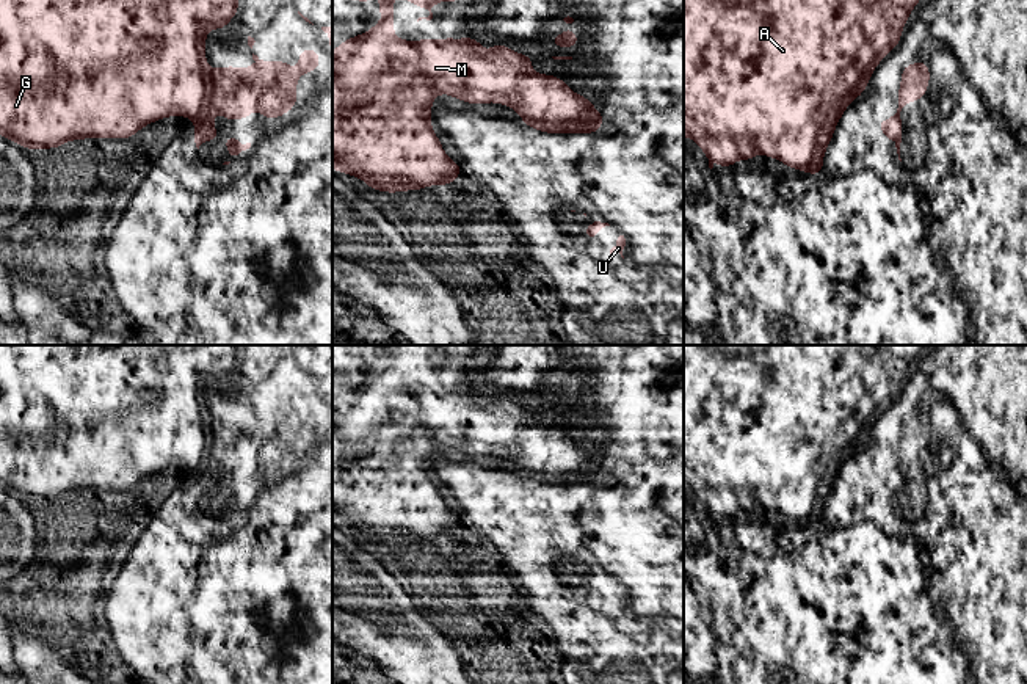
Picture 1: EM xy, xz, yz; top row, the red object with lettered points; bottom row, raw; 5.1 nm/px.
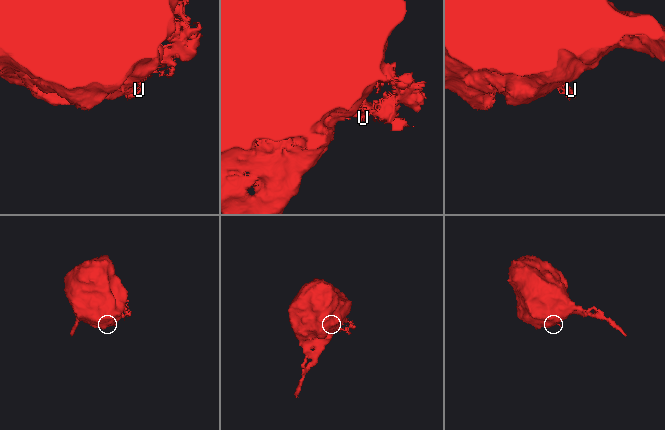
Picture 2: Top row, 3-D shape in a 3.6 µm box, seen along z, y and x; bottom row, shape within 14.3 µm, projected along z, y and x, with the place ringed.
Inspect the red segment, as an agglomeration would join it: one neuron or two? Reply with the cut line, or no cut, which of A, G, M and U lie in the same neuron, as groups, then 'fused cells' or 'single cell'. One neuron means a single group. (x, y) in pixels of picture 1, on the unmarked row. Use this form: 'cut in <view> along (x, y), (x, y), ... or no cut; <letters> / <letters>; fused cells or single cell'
no cut; A G M U; single cell

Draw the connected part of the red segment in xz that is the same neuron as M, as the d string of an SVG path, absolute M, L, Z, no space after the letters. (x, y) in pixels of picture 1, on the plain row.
M379 345L379 348L383 355L376 356L376 362L386 369L375 375L370 383L348 389L340 397L332 397L332 402L343 403L332 406L332 519L336 522L361 529L368 540L387 544L452 535L464 519L445 507L439 489L431 482L431 453L439 444L467 455L499 453L511 458L522 468L525 477L546 485L594 485L604 475L605 469L594 461L591 450L571 442L563 430L533 425L530 417L535 411L506 400L503 394L484 403L475 389L409 394L394 387L394 350L406 350L426 359L430 367L419 369L419 373L433 370L431 361L437 351L455 355L461 351L459 345Z

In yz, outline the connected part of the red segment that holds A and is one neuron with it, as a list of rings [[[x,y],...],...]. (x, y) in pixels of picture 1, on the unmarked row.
[[[684,345],[684,493],[688,483],[704,502],[709,519],[713,511],[721,519],[729,519],[738,510],[749,513],[757,504],[775,508],[792,521],[806,526],[823,524],[823,505],[833,483],[848,460],[848,453],[859,449],[884,406],[902,392],[900,383],[906,378],[911,361],[925,345]]]

